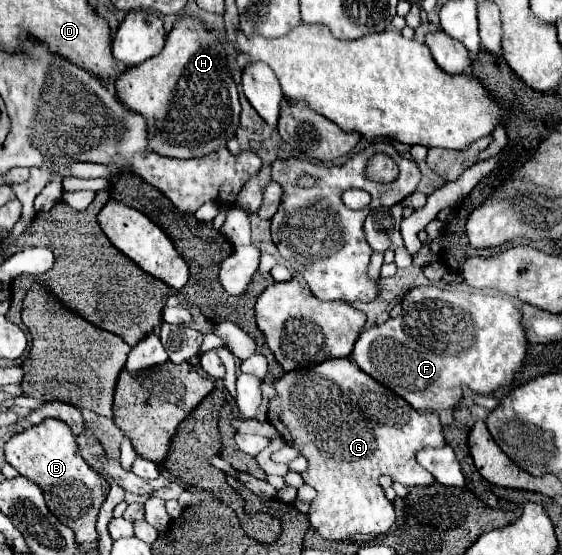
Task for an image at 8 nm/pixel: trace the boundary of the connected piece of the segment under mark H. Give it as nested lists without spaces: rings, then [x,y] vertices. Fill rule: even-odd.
[[[177,20],[161,54],[139,68],[125,70],[115,80],[117,100],[147,120],[149,150],[179,160],[211,154],[235,136],[239,128],[239,96],[225,62],[223,38],[209,34],[199,20]],[[175,90],[175,94],[173,94]]]

